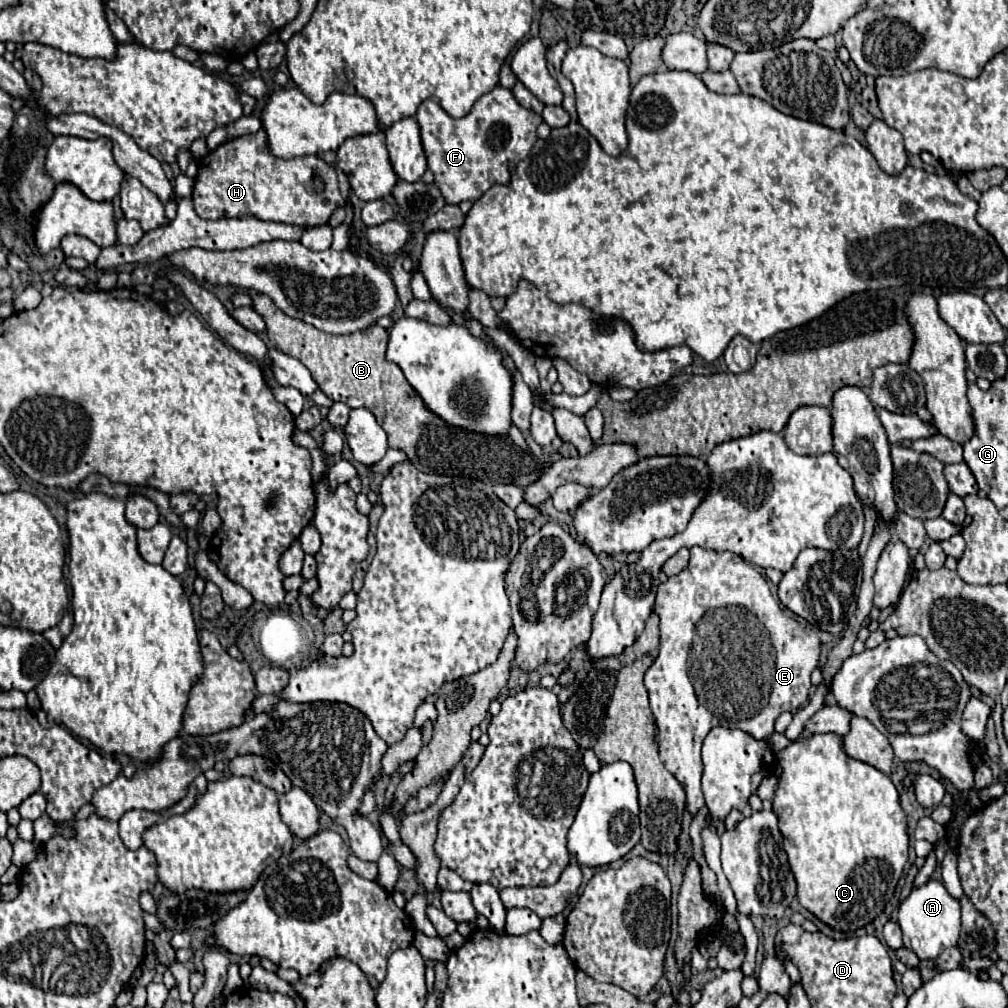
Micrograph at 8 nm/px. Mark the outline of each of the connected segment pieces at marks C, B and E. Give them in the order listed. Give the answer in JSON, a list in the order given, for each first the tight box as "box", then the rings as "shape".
[{"box":[773,734,909,932],"shape":[[[813,734],[813,736],[799,738],[793,744],[789,744],[785,750],[781,750],[777,754],[777,760],[783,768],[783,774],[779,778],[779,788],[775,790],[775,796],[773,796],[773,812],[779,818],[779,830],[785,838],[785,842],[787,842],[787,844],[783,844],[783,848],[789,856],[789,866],[791,866],[791,872],[793,872],[795,882],[797,882],[797,900],[799,900],[799,904],[805,910],[809,910],[811,914],[815,914],[823,924],[827,924],[833,930],[855,932],[859,928],[865,928],[867,924],[871,924],[885,910],[885,904],[891,900],[891,896],[895,892],[895,886],[897,886],[897,882],[903,874],[903,868],[907,864],[907,858],[909,858],[907,814],[901,806],[901,796],[899,796],[895,784],[891,782],[891,778],[887,774],[879,772],[877,768],[849,758],[841,748],[841,738],[835,736],[835,734]]]},{"box":[253,294,543,486],"shape":[[[255,294],[253,308],[263,316],[267,324],[267,338],[279,352],[297,358],[313,374],[319,388],[335,402],[345,402],[349,408],[367,408],[375,414],[383,426],[391,448],[399,448],[407,454],[409,462],[421,472],[435,472],[447,476],[469,476],[483,482],[503,482],[527,486],[541,478],[543,468],[533,454],[521,452],[509,436],[481,436],[447,426],[435,414],[431,414],[417,392],[405,380],[401,368],[385,360],[389,332],[381,326],[355,332],[349,336],[333,336],[317,330],[315,326],[289,318],[283,314],[269,296]]]},{"box":[645,546,821,814],"shape":[[[699,546],[691,548],[689,566],[683,572],[679,572],[677,576],[671,576],[665,584],[659,586],[653,612],[661,620],[661,624],[659,624],[661,626],[661,650],[659,650],[659,656],[655,658],[655,662],[651,664],[651,668],[645,672],[645,688],[649,692],[649,704],[651,704],[651,712],[655,716],[655,724],[657,724],[659,756],[661,756],[665,768],[685,788],[685,792],[687,792],[687,810],[691,814],[695,814],[705,804],[703,792],[701,792],[701,744],[703,744],[703,738],[715,726],[727,726],[731,730],[739,728],[739,730],[743,730],[743,732],[747,732],[747,734],[751,734],[753,738],[759,738],[759,740],[769,738],[775,732],[773,724],[779,718],[779,714],[783,714],[783,712],[797,712],[799,706],[803,706],[807,702],[809,688],[811,688],[811,672],[815,670],[815,666],[819,666],[821,642],[819,642],[817,630],[809,622],[797,622],[795,618],[791,618],[791,616],[787,616],[783,612],[783,608],[779,606],[779,602],[773,598],[767,580],[749,562],[745,562],[743,558],[739,558],[739,556],[731,554],[731,552],[711,552],[711,550],[699,548]]]}]

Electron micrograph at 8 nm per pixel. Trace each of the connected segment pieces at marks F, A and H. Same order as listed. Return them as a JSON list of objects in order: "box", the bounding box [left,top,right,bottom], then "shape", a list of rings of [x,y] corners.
[{"box":[417,86,543,204],"shape":[[[495,86],[491,92],[483,94],[475,104],[473,110],[463,118],[451,118],[435,100],[423,100],[417,110],[417,122],[421,128],[421,142],[427,154],[427,166],[435,174],[435,184],[445,196],[447,204],[459,204],[463,200],[479,200],[493,184],[507,184],[511,180],[509,170],[523,160],[531,146],[537,142],[537,126],[543,122],[541,114],[527,110],[515,102],[511,90],[503,86]]]},{"box":[899,880,961,960],"shape":[[[929,880],[923,886],[911,890],[911,894],[899,906],[899,926],[903,930],[903,942],[907,950],[913,950],[919,960],[933,960],[945,948],[957,946],[959,930],[961,930],[961,906],[959,900],[953,898],[943,882]]]},{"box":[193,130,341,230],"shape":[[[265,130],[227,140],[217,150],[203,156],[197,162],[197,168],[199,172],[197,172],[195,186],[193,186],[193,206],[195,206],[195,212],[205,220],[253,216],[265,222],[287,222],[287,224],[303,226],[309,230],[309,228],[325,226],[331,214],[341,206],[341,192],[337,186],[335,168],[319,156],[301,156],[301,158],[291,158],[291,160],[275,158],[267,150]]]}]

